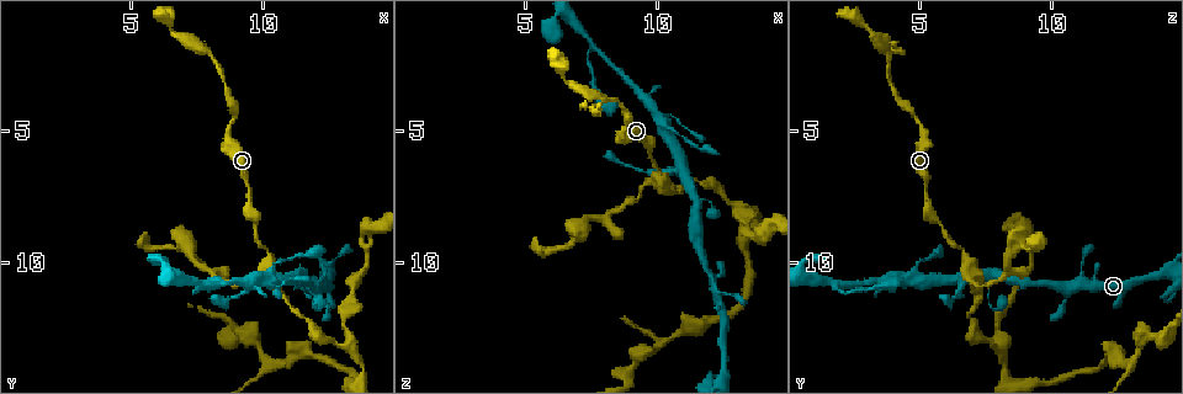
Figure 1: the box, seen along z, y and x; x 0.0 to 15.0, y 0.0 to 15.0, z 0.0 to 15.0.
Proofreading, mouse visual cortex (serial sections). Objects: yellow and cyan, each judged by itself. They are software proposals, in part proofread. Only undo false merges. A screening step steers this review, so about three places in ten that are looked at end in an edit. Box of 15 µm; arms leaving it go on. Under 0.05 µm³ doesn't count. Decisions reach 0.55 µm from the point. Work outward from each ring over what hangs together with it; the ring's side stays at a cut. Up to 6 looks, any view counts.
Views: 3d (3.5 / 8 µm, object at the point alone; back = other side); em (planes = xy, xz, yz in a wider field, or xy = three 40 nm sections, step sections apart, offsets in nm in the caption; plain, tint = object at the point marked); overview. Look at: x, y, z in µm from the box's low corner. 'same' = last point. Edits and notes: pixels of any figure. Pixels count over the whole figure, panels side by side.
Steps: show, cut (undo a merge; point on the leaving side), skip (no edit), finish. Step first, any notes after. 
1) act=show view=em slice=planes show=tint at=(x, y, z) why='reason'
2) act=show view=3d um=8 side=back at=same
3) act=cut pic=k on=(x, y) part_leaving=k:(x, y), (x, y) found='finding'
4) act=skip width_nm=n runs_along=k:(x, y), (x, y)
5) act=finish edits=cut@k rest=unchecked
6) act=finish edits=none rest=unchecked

act=show view=3d um=3.5 at=(9.7, 10.9, 6.5) why='calibre changes'

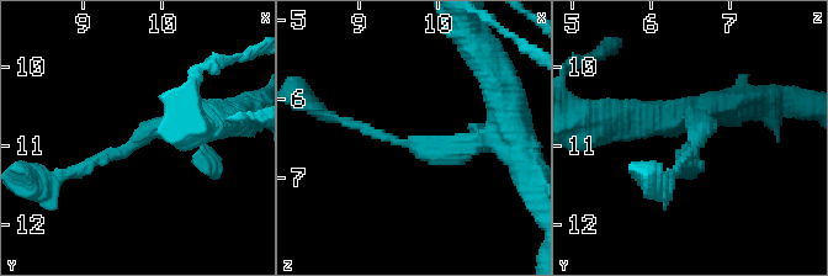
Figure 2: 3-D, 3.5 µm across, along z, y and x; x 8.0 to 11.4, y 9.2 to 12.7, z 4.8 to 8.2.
act=show view=em slice=planes show=tint at=(9.75, 10.90, 6.60) arm_widths_nm=150,200 why='now the EM'

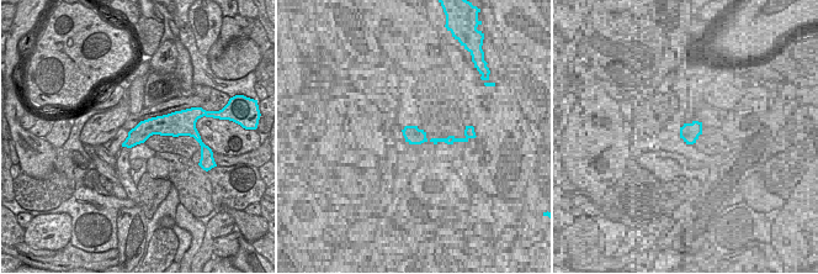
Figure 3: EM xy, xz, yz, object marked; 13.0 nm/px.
act=skip runs_along=2:(218, 116), (150, 128), (75, 169) found='continuous, no second cell'

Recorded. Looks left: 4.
act=show view=3d um=3.5 at=(7.7, 11.0, 1.8) why='two arms in line, one across'

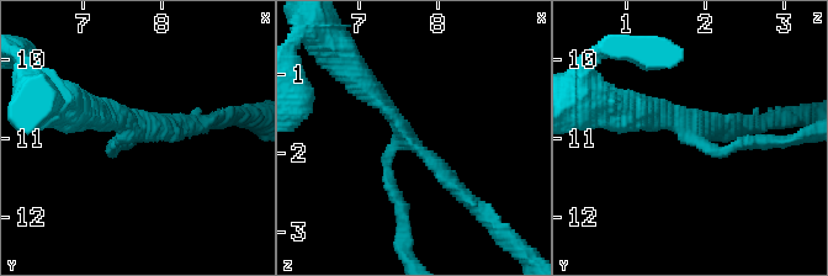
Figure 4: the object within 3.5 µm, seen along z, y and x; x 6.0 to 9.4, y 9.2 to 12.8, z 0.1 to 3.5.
act=show view=em slice=xy step=2 show=tint at=(7.65, 10.90, 1.85) arms=3 arm_widths_nm=150,200,250

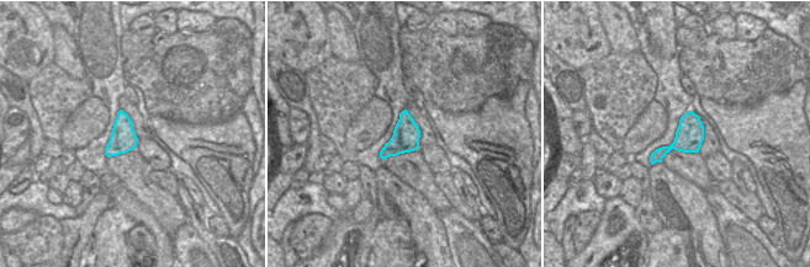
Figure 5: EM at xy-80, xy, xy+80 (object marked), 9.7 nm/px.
act=skip runs_along=4:(471, 202), (361, 83) found='continuous, no second cell'

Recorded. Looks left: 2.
act=show view=3d um=8 at=(8.0, 2.0, 3.8) why='arms part here'

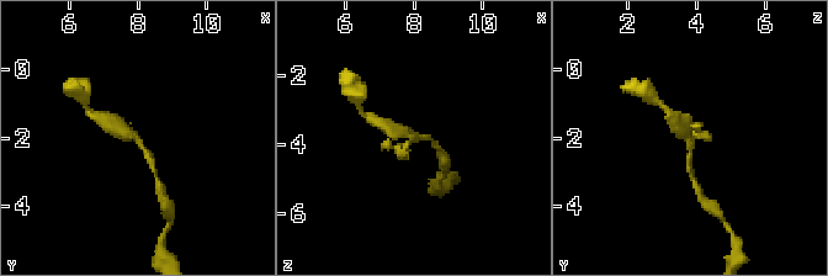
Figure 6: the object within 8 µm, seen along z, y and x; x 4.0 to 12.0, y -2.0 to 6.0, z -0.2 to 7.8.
act=show view=em slice=xy step=2 show=tint at=(8.0, 2.1, 3.8) why='need the tissue'

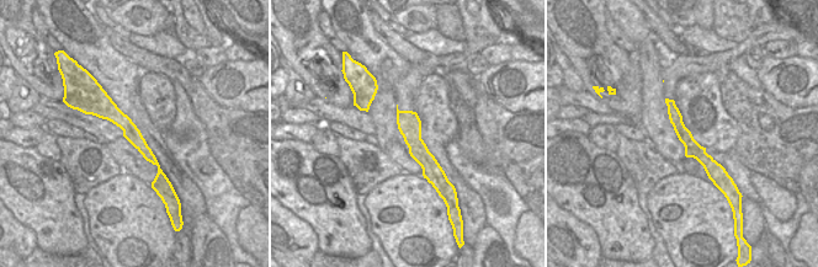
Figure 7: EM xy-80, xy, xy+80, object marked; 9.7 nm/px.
act=skip runs_along=6:(154, 169), (134, 136), (107, 126) found='one cell here'

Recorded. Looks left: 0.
act=finish edits=none rest=unchecked

